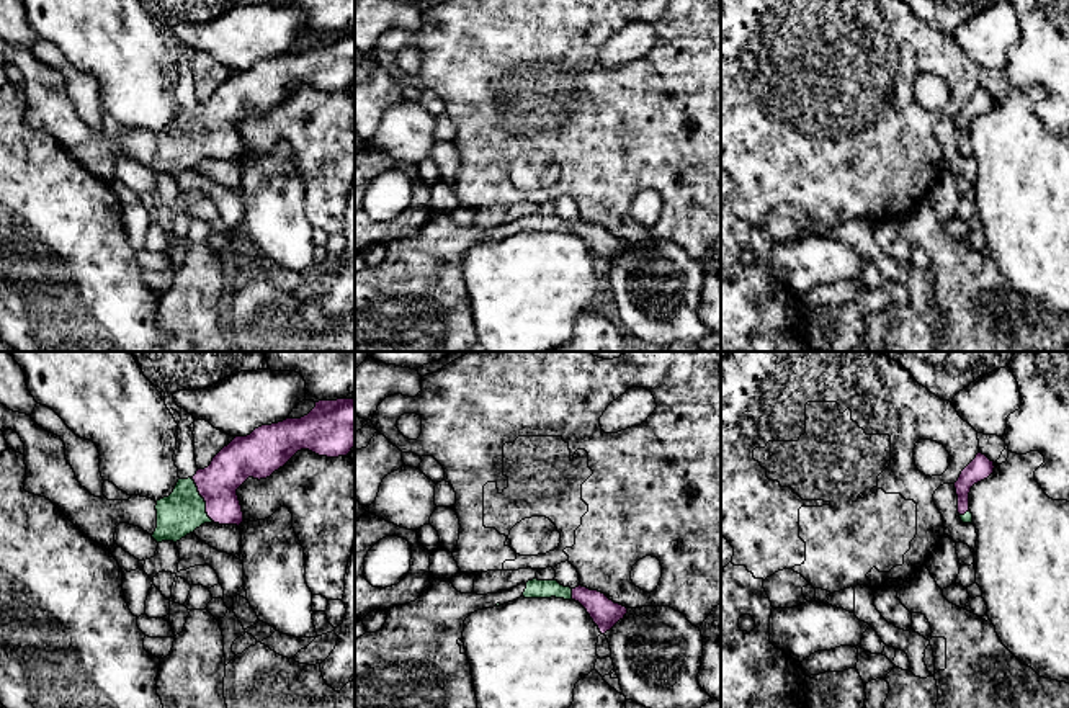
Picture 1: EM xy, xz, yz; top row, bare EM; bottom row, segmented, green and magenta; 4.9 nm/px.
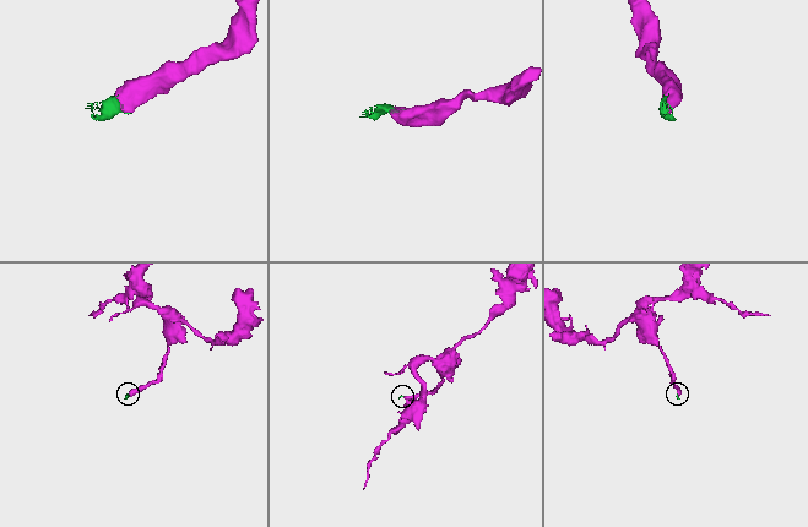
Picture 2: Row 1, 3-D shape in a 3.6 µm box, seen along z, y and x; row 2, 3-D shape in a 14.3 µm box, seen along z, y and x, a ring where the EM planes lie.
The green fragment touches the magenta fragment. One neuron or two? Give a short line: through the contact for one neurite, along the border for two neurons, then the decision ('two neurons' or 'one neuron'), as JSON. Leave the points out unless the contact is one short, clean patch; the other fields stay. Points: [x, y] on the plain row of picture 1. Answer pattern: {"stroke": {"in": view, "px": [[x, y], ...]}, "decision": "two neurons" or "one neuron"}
{"stroke": {"in": "xy", "px": [[183, 144], [195, 134], [203, 133], [218, 118]]}, "decision": "one neuron"}

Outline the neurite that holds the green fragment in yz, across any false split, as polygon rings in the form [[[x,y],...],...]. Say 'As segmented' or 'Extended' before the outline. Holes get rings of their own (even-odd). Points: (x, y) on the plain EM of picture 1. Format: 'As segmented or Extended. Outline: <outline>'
Extended. Outline: [[[977,87],[976,92],[961,105],[955,116],[958,129],[958,147],[963,157],[973,157],[973,147],[969,144],[969,126],[971,121],[994,106],[994,95],[986,88]]]

